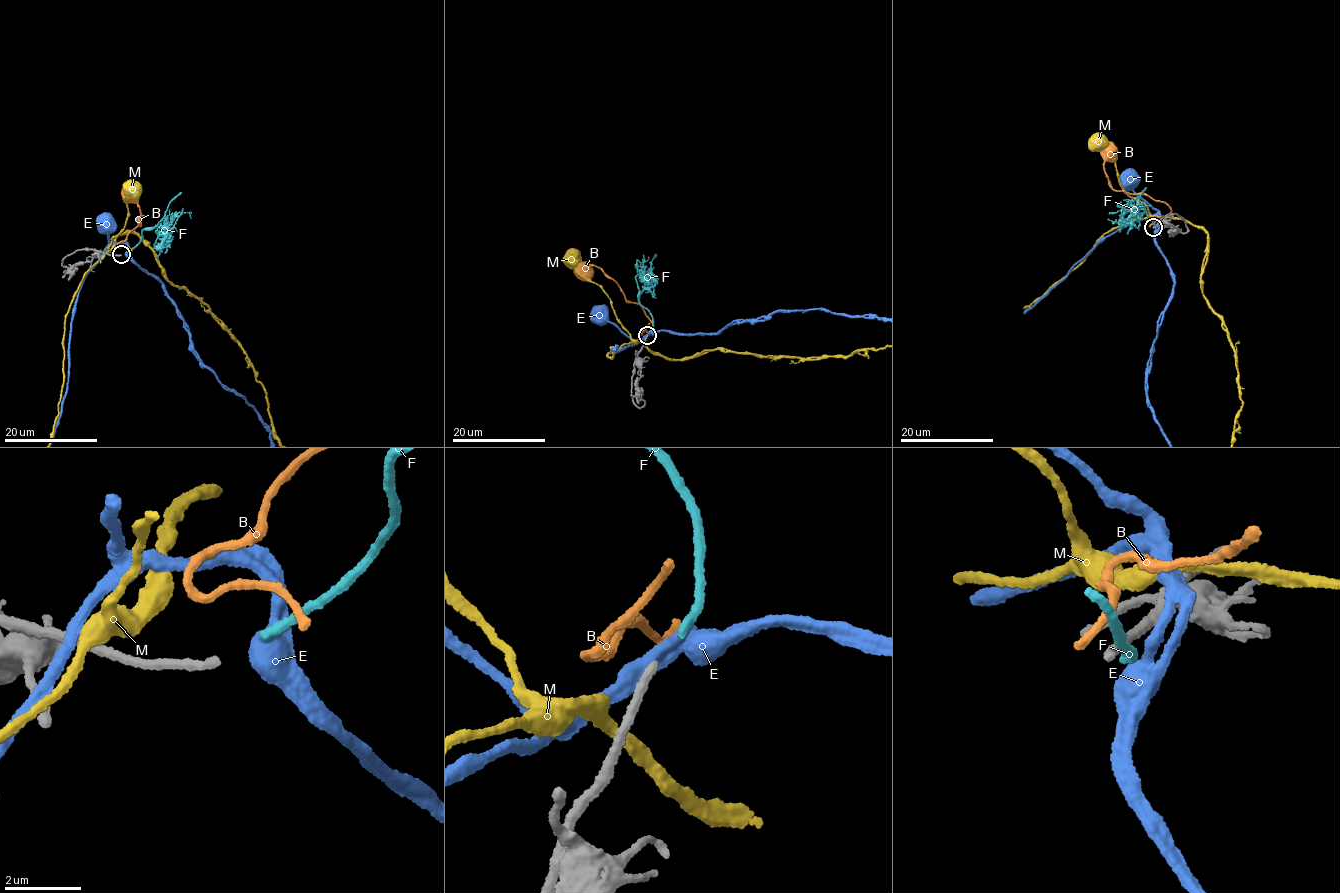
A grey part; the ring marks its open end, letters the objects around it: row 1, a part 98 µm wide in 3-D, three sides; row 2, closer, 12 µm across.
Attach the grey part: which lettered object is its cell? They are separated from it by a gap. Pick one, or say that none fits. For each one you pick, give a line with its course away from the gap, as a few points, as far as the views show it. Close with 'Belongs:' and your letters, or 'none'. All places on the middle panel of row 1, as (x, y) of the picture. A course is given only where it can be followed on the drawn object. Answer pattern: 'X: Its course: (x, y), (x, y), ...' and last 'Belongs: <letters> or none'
F: Its course: (650, 332), (652, 318), (639, 300), (636, 282), (644, 262)
Belongs: F

